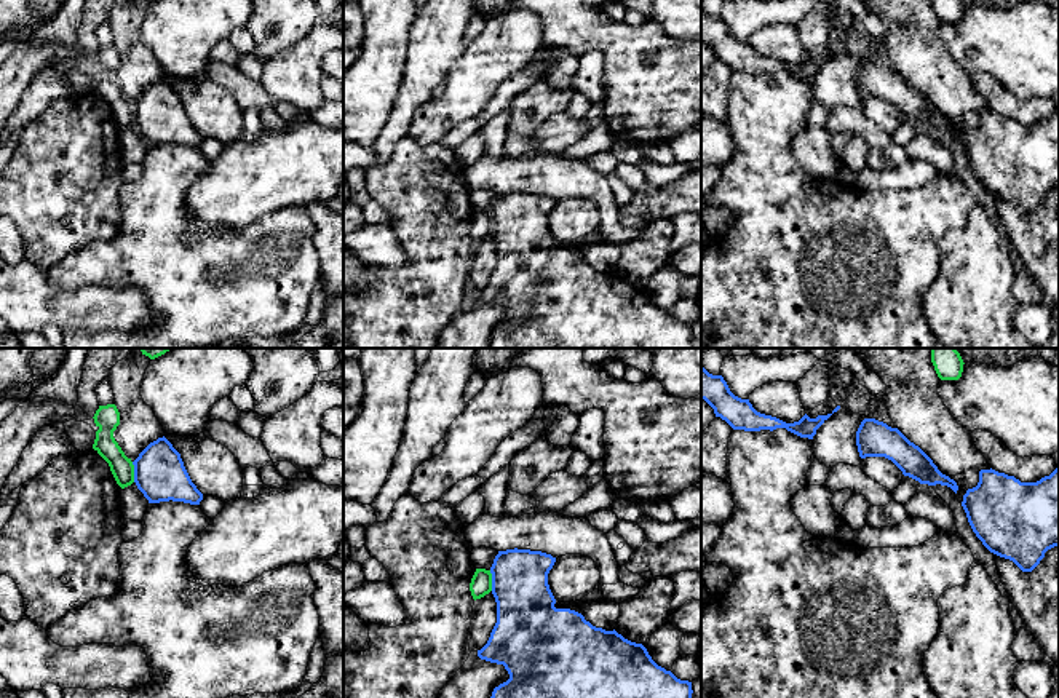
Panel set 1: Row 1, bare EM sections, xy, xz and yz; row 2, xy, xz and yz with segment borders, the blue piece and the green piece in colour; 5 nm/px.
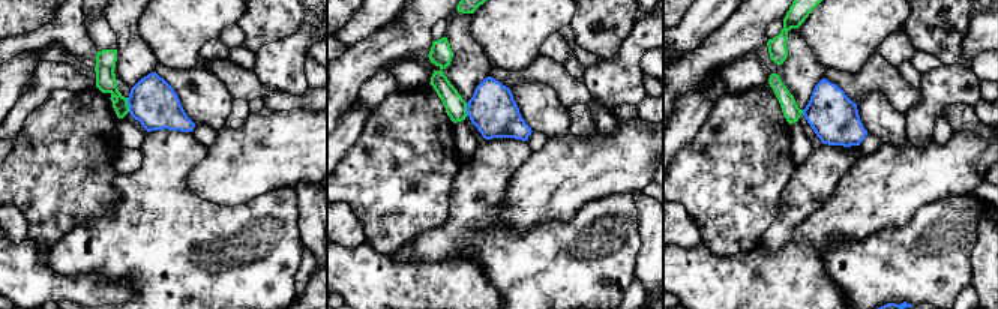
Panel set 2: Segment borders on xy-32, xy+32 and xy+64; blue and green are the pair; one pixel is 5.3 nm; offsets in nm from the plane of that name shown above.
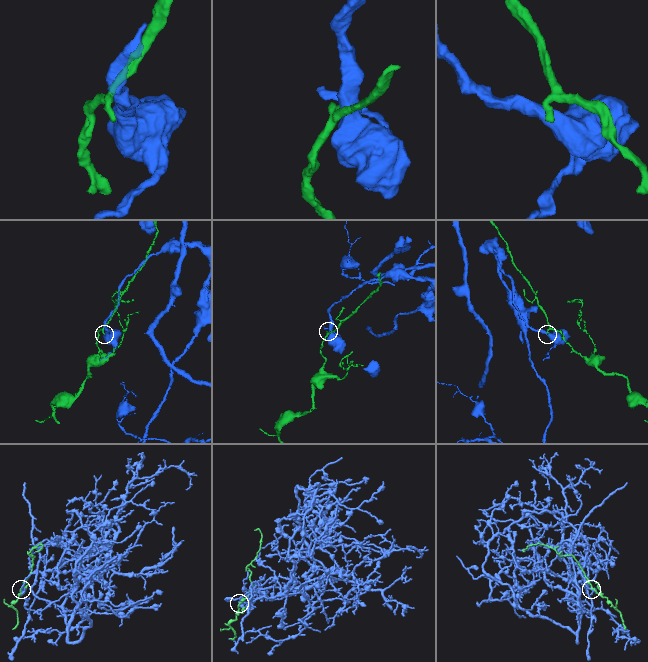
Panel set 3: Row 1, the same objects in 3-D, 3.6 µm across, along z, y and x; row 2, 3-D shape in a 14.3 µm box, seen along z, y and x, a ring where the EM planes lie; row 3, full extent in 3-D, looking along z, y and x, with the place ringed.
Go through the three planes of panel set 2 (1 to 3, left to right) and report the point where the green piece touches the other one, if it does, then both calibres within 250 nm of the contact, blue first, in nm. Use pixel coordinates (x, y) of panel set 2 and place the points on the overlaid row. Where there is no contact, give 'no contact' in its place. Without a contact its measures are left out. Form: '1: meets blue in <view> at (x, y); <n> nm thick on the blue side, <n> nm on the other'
1: meets blue in xy-32 at (128, 104); 260 nm thick on the blue side, 110 nm on the other
2: meets blue in xy+32 at (467, 110); 260 nm thick on the blue side, 110 nm on the other
3: meets blue in xy+64 at (803, 111); 260 nm thick on the blue side, 90 nm on the other

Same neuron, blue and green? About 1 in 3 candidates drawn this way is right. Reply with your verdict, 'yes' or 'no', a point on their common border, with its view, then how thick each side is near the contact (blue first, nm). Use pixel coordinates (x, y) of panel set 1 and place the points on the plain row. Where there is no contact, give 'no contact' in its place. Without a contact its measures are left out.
no; meets blue in xy at (134, 114); 260 nm thick on the blue side, 120 nm on the other

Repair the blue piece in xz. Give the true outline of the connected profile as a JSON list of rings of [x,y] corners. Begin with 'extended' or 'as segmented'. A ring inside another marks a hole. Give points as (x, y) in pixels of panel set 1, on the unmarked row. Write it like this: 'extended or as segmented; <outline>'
as segmented; [[[498,193],[490,209],[497,265],[487,286],[478,292],[481,302],[503,307],[510,321],[494,331],[489,348],[693,348],[692,324],[677,321],[658,308],[642,286],[593,268],[570,251],[556,251],[548,216],[556,200],[541,193]]]

